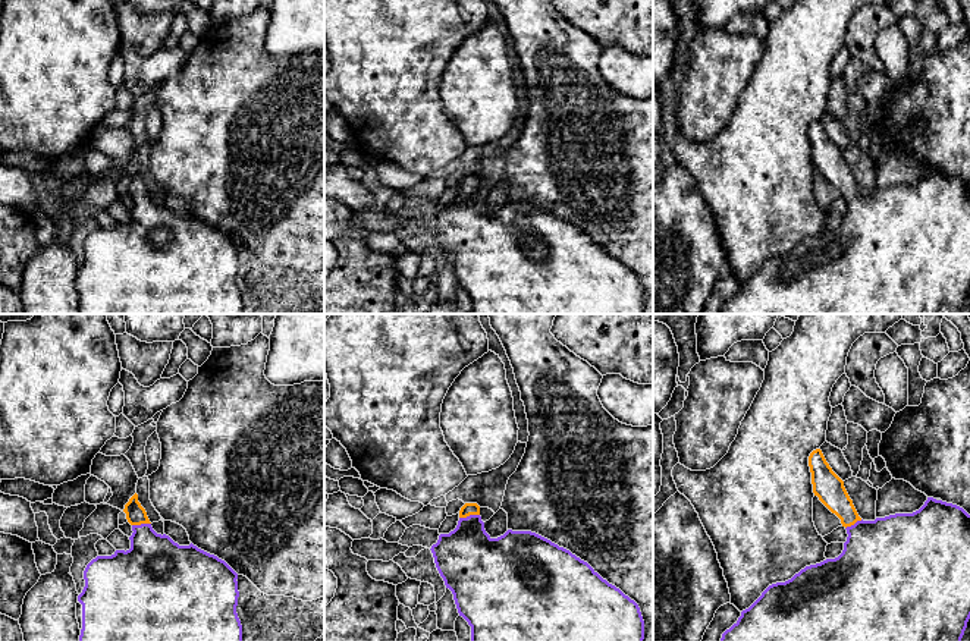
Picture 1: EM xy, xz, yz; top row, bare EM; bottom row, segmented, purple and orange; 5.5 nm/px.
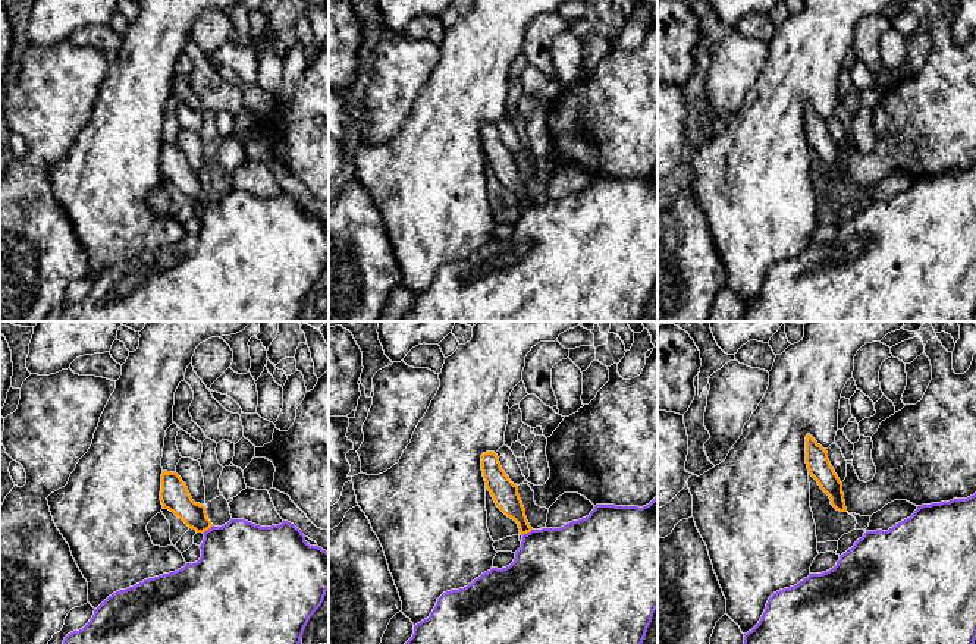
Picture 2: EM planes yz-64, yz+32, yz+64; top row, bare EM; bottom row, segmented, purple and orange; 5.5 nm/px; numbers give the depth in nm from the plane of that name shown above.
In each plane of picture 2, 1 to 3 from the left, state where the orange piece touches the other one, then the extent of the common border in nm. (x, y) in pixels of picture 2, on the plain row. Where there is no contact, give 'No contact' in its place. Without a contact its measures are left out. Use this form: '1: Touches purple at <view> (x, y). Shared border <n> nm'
1: Touches purple at yz-64 (207, 201). Shared border 80 nm
2: Touches purple at yz+32 (527, 204). Shared border 70 nm
3: No contact

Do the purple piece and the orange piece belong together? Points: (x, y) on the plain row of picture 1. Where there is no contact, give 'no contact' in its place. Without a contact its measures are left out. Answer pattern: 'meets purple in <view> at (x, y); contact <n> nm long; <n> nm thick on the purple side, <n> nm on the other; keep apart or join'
meets purple in xz at (470, 187); contact 110 nm long; 340 nm thick on the purple side, 70 nm on the other; join

